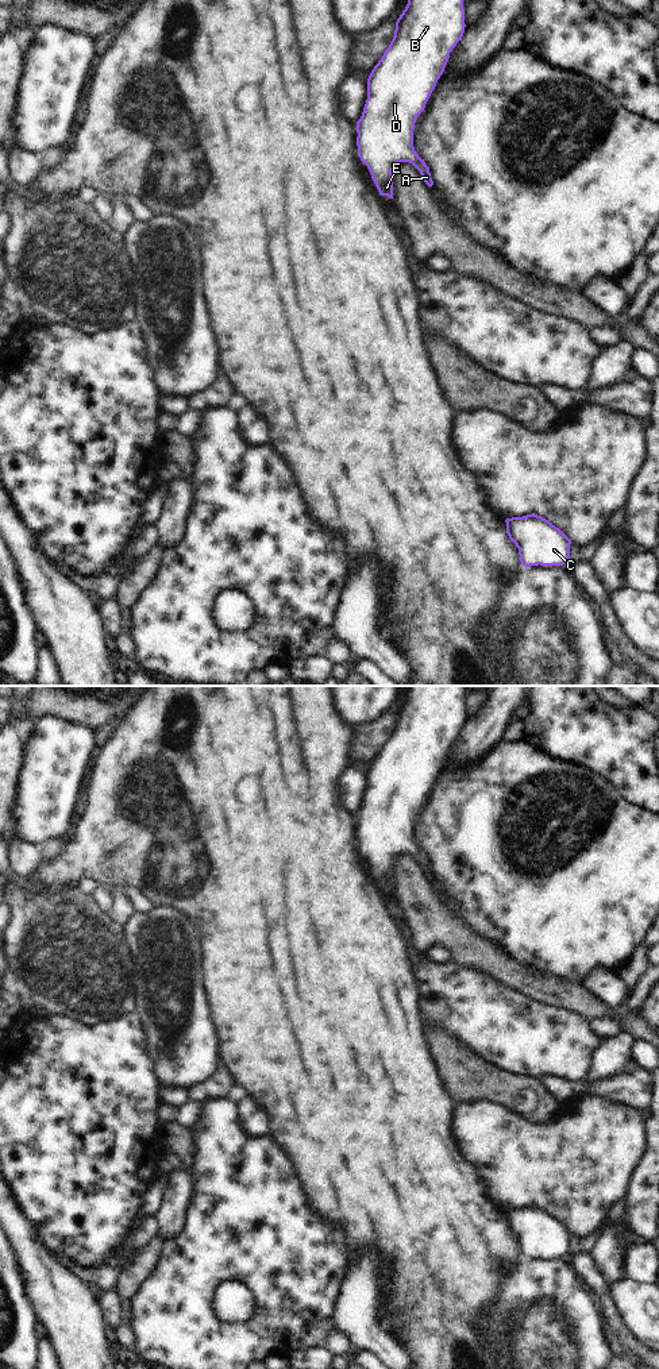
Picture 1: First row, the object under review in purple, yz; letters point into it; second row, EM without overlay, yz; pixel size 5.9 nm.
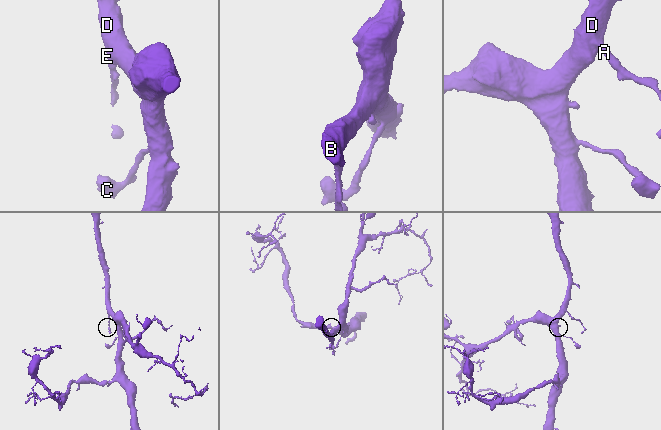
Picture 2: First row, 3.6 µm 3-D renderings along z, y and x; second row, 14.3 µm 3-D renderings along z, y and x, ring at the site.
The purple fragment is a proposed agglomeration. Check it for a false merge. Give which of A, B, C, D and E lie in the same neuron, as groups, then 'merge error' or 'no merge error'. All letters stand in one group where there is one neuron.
A B C D E; no merge error

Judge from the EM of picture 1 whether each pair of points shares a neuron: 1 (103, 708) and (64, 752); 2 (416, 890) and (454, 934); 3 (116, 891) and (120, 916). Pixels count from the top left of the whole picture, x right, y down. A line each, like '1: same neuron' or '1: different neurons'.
1: different neurons
2: same neuron
3: same neuron

